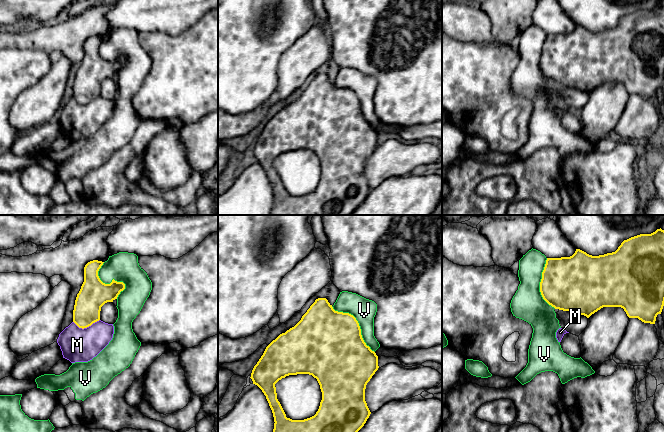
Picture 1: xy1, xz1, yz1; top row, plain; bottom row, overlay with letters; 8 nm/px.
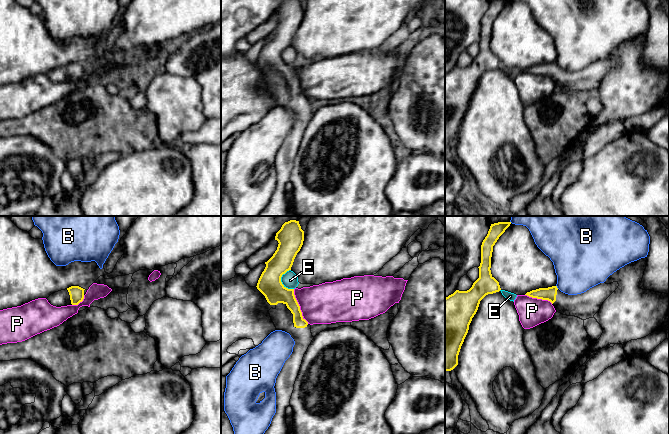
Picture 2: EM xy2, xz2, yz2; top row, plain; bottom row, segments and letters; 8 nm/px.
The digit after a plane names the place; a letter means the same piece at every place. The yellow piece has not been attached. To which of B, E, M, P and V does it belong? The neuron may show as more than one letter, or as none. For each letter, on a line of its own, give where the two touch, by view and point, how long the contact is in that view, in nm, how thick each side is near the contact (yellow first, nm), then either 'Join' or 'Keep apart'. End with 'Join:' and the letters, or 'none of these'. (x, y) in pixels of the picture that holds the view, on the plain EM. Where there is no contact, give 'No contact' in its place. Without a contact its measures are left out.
B: Touches yellow at yz2 (556, 63). Shared border 40 nm. Thickness 100 nm (yellow) against 400 nm. Keep apart
E: Touches yellow at xz2 (280, 57). Shared border 170 nm. Thickness 190 nm (yellow) against 130 nm. Keep apart
M: Touches yellow at xy1 (86, 103). Shared border 220 nm. Thickness 220 nm (yellow) against 280 nm. Keep apart
P: Touches yellow at xz2 (299, 82). Shared border 300 nm. Thickness 180 nm (yellow) against 320 nm. Keep apart
V: Touches yellow at xz1 (358, 99). Shared border 500 nm. Thickness 480 nm (yellow) against 190 nm. Keep apart
Join: none of these

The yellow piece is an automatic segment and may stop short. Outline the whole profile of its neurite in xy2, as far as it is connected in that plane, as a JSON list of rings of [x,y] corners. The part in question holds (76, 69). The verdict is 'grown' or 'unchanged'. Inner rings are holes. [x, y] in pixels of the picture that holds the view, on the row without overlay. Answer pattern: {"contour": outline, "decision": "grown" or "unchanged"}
{"contour": [[[71,62],[65,66],[51,70],[47,76],[51,81],[56,83],[78,81],[83,77],[86,68],[87,66],[79,62]]], "decision": "grown"}

